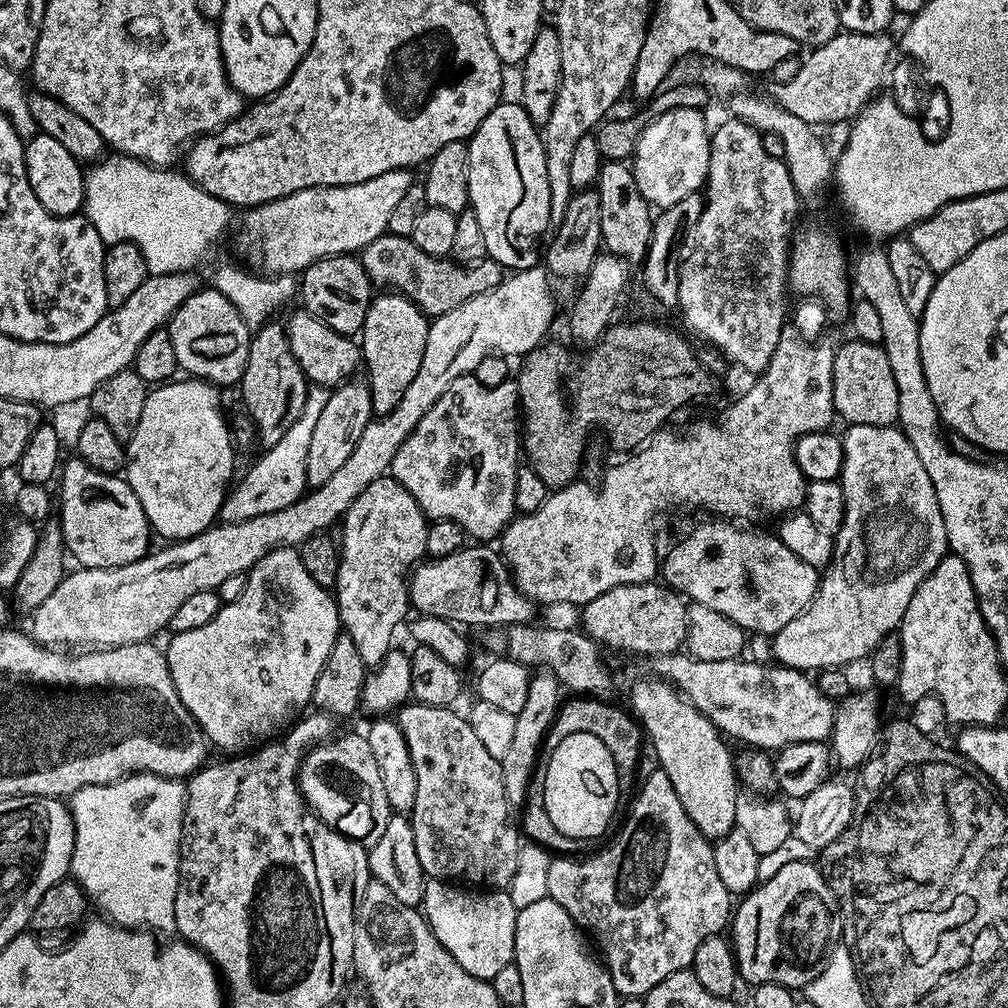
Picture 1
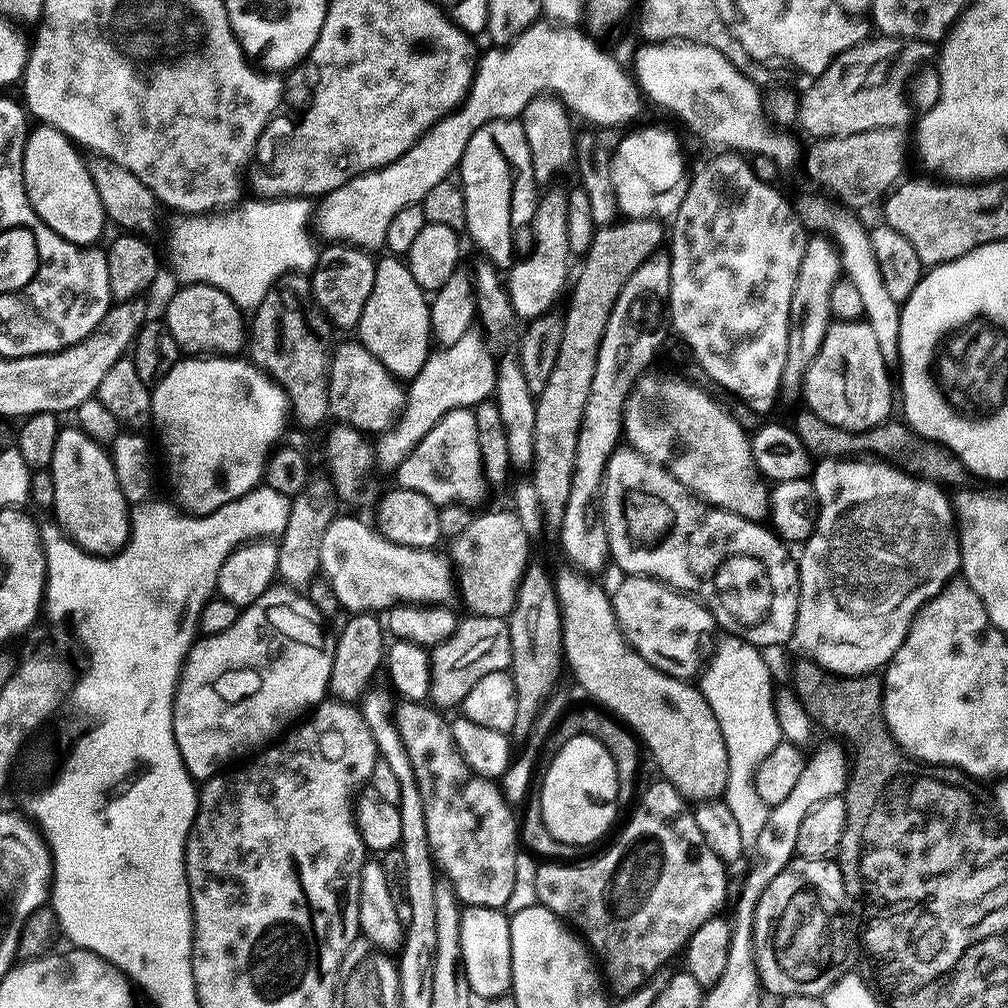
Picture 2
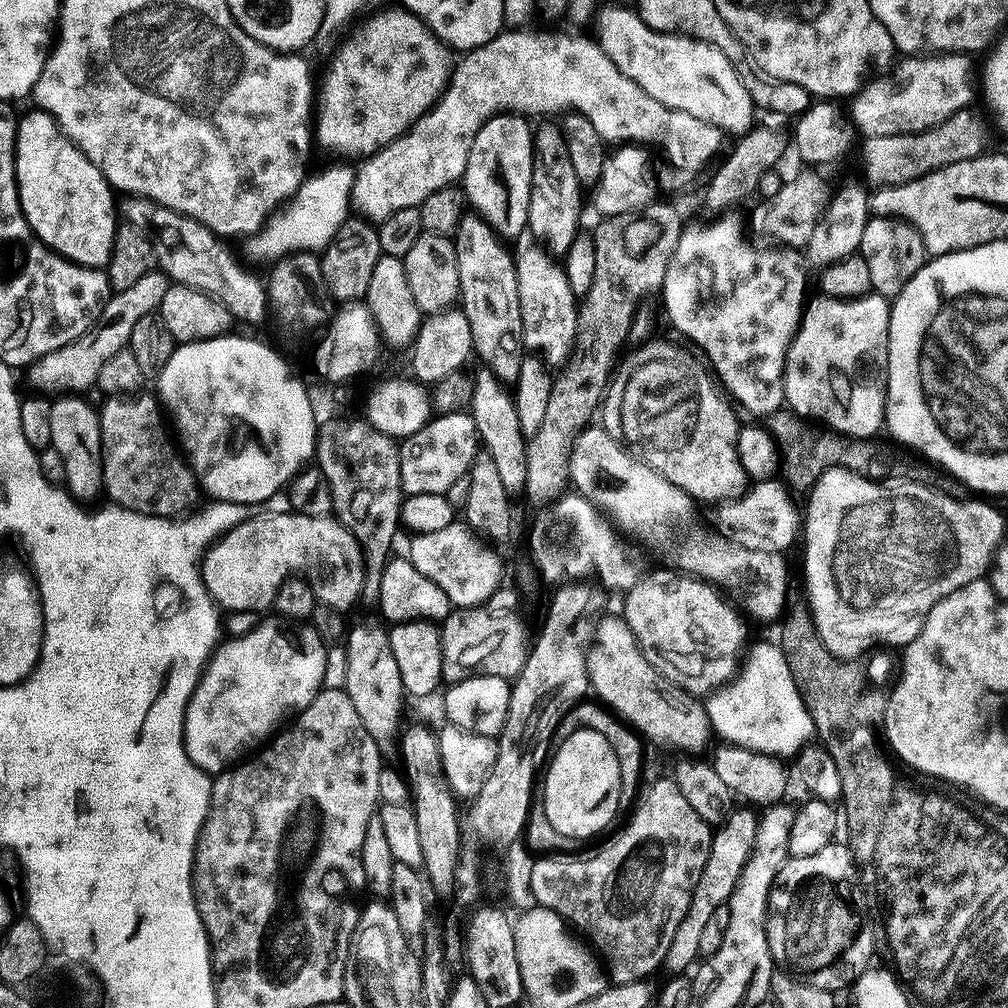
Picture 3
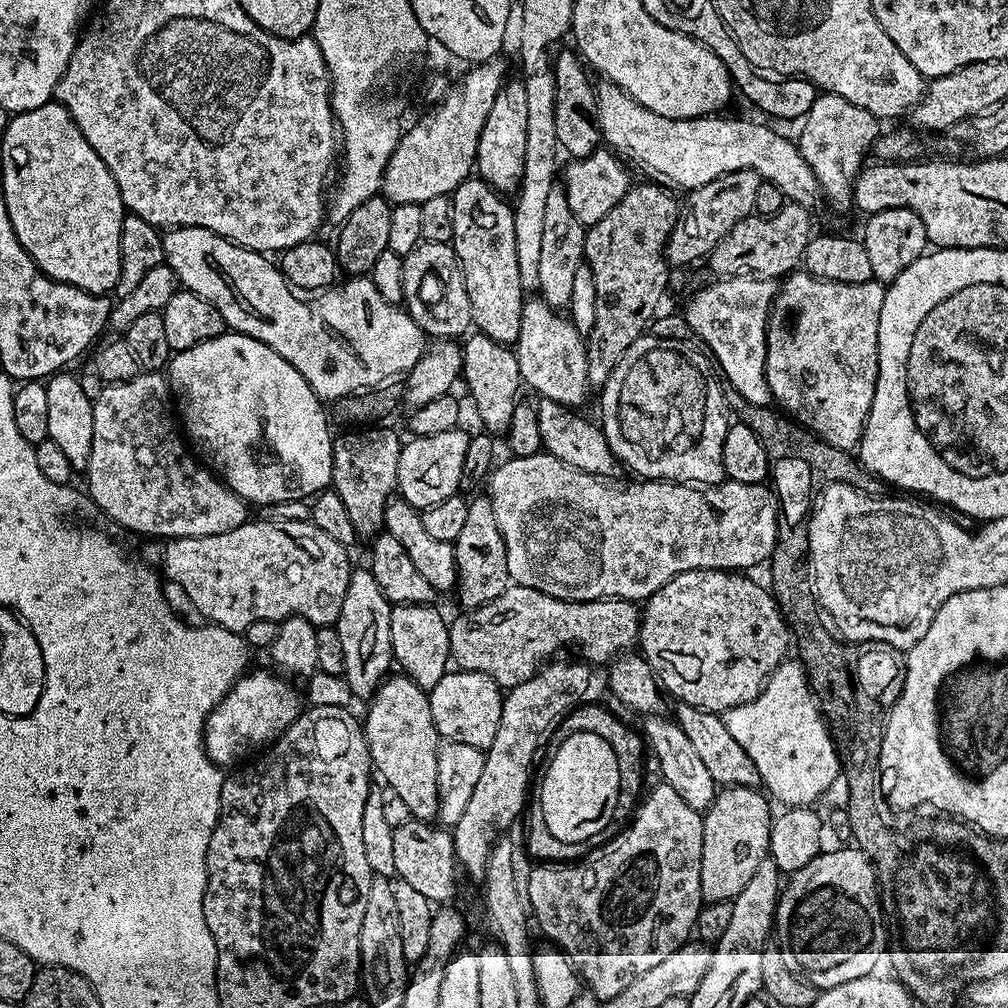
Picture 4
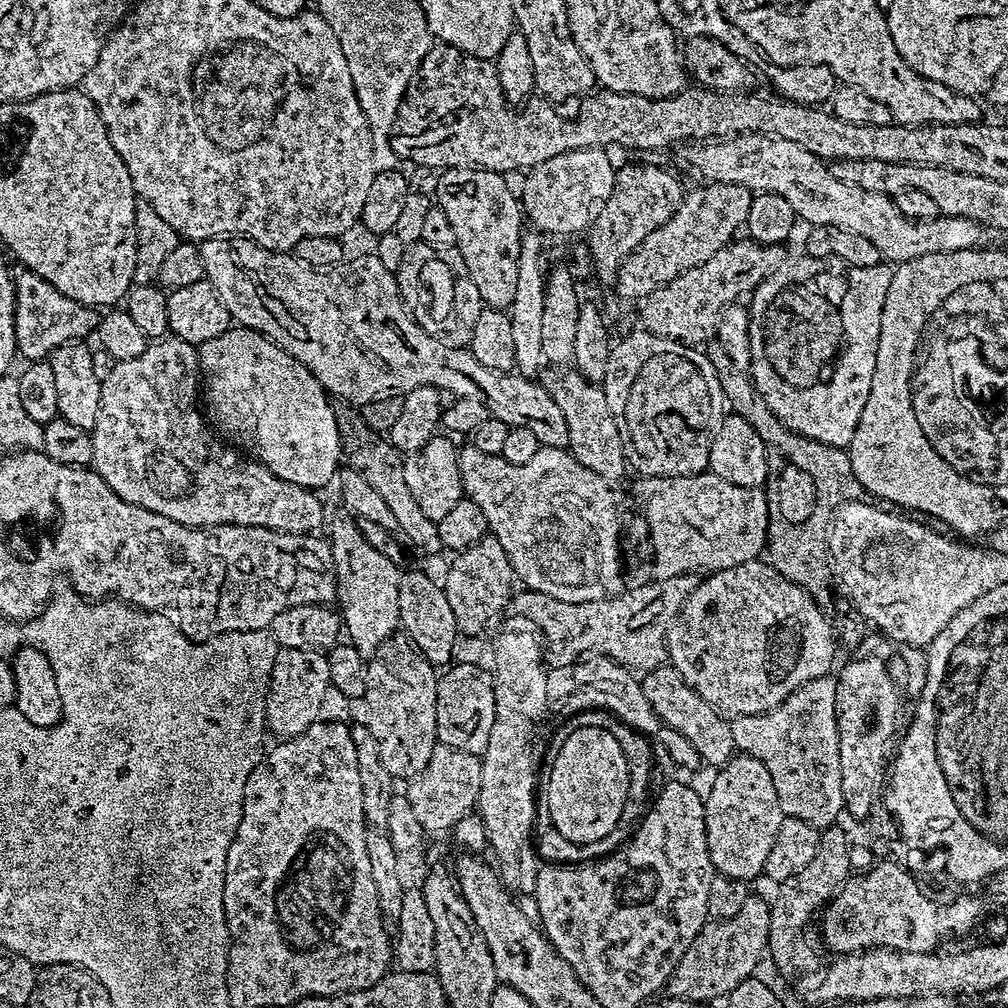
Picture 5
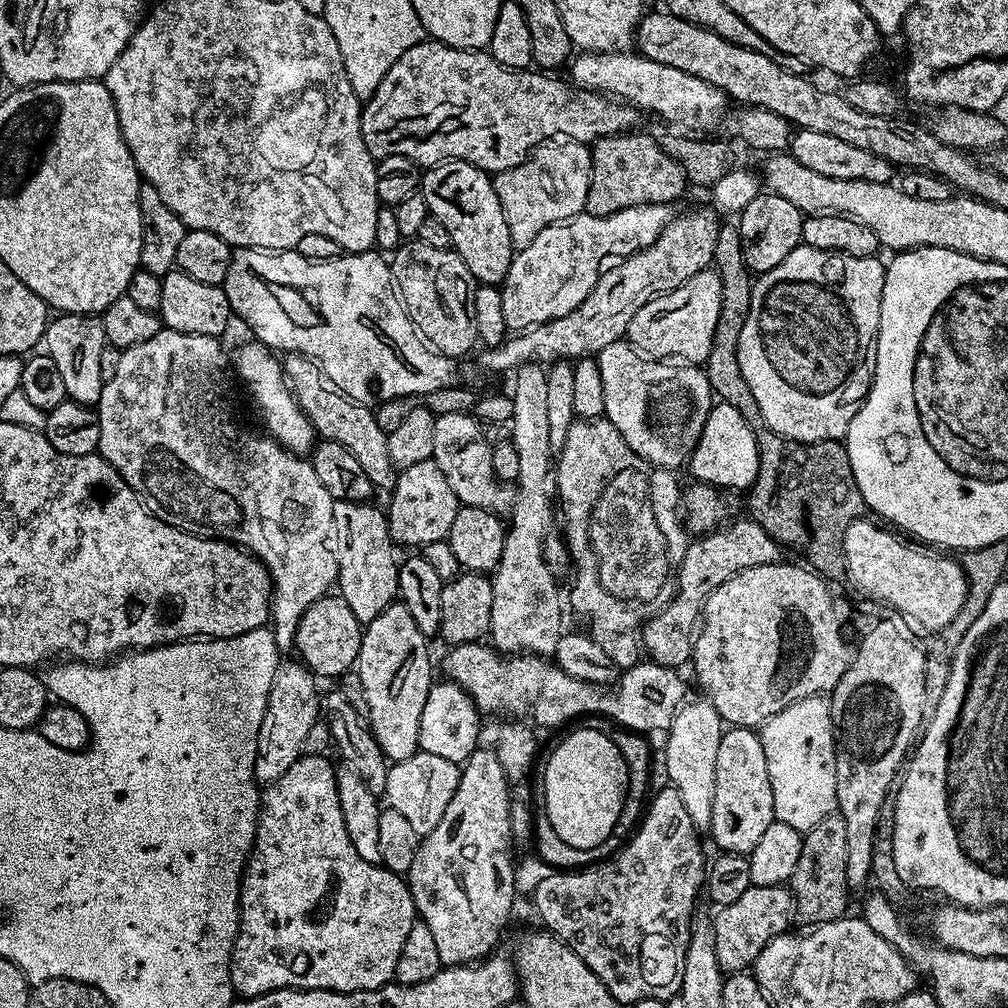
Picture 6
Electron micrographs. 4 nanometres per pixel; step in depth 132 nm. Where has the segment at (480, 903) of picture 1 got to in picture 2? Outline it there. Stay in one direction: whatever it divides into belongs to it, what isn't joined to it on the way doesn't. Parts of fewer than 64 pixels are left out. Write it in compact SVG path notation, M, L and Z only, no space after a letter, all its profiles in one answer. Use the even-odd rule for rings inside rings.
M469 905L461 911L459 938L467 982L473 995L480 1000L505 995L512 986L509 917L501 909Z

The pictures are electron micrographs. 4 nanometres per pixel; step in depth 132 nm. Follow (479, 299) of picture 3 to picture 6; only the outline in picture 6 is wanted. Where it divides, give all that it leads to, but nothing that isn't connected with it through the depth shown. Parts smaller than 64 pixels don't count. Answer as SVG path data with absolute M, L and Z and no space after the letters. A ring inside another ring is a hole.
M445 160L442 164L429 167L423 173L422 192L430 215L438 218L438 222L442 222L446 230L450 230L452 248L460 255L462 262L466 262L472 279L480 284L503 285L512 265L514 249L510 238L510 226L506 226L506 214L502 214L502 202L498 202L493 177L482 169L461 160Z

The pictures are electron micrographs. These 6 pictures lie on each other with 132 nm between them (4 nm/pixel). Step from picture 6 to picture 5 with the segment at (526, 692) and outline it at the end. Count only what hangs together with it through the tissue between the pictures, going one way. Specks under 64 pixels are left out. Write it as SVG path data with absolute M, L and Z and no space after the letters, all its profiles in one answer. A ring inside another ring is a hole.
M671 666L656 668L652 672L645 672L642 676L644 693L646 694L646 702L650 702L650 706L654 708L654 714L658 714L658 718L663 722L665 728L672 728L678 734L682 734L682 738L686 738L694 746L694 750L698 750L701 761L705 765L709 764L712 770L719 770L726 762L730 762L733 756L737 755L738 749L734 742L734 734L732 733L732 725L725 717L718 714L718 710L714 710L714 706L710 706L710 702L706 702L701 698L689 684L684 681L682 676L678 674L678 670Z

